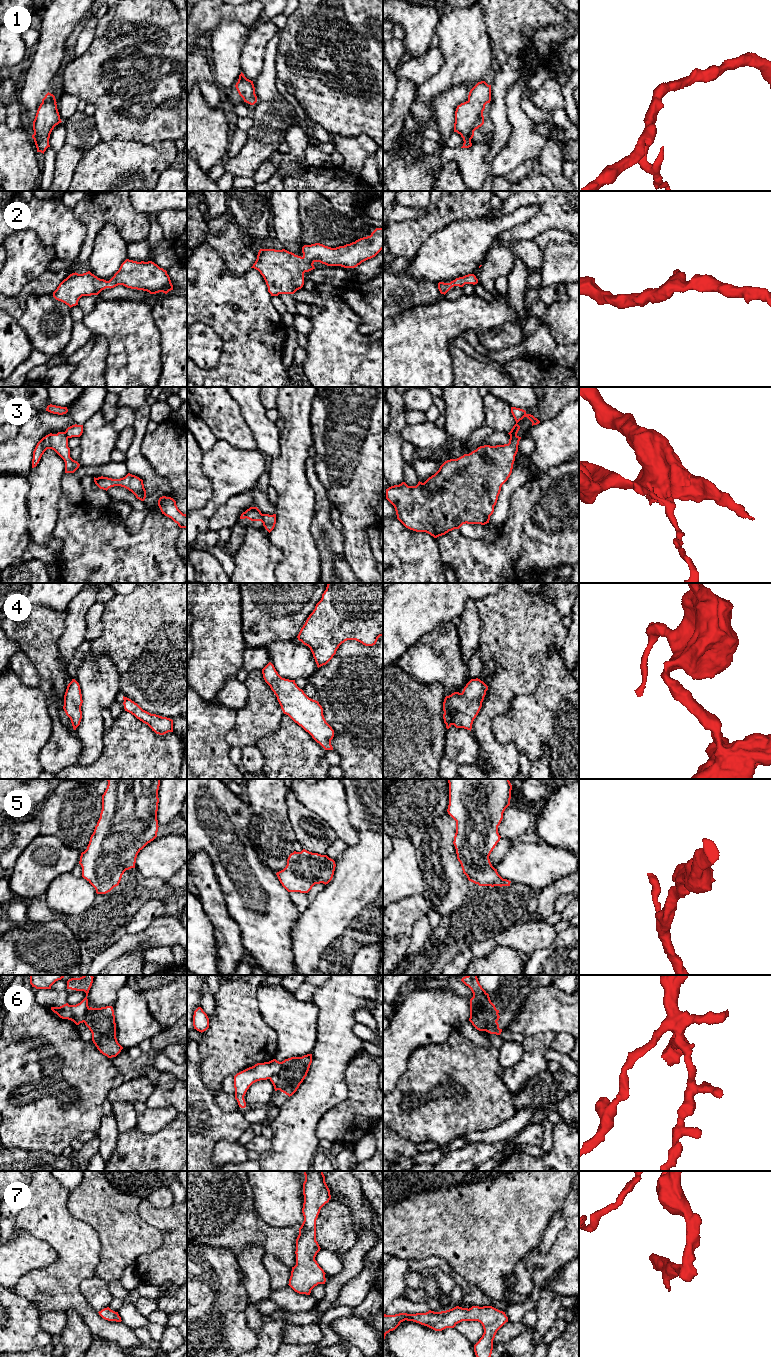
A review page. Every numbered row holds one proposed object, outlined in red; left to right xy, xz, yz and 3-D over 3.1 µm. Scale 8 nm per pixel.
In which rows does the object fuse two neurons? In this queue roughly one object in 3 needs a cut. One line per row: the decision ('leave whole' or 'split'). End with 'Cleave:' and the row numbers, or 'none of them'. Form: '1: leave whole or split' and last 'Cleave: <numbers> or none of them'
1: leave whole
2: leave whole
3: split
4: leave whole
5: leave whole
6: split
7: leave whole
Cleave: 3, 6

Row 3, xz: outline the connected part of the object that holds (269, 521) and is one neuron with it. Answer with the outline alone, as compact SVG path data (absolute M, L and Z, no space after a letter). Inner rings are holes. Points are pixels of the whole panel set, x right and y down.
M263 514L263 526L270 533L276 524L276 514Z

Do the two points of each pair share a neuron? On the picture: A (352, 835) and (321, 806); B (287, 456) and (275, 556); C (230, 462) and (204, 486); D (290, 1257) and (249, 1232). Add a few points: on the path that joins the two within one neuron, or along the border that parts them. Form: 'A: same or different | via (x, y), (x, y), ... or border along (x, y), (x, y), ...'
A: same | via (344, 828), (329, 813)
B: different | border along (267, 537), (282, 554), (276, 570)
C: different | border along (200, 459), (211, 484), (206, 504)
D: same | via (280, 1247), (270, 1238), (259, 1233)

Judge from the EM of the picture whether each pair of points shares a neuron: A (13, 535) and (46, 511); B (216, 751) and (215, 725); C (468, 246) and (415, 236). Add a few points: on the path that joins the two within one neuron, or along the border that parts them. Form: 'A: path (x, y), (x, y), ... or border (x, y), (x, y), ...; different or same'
A: border (26, 501), (29, 529); different
B: path (215, 745), (215, 731); same
C: border (447, 225), (432, 233), (421, 244), (414, 257); different

